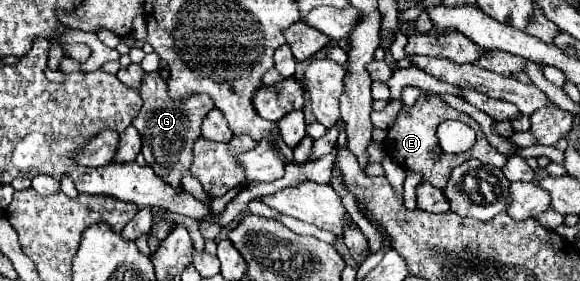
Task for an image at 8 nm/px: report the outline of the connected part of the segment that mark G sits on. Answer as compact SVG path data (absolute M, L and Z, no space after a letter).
M159 71L145 73L139 95L143 99L143 107L133 121L133 127L137 127L143 141L141 153L147 165L161 179L165 179L173 187L181 187L181 177L193 161L193 143L201 137L201 121L205 119L205 113L209 113L215 105L211 97L203 93L191 93L181 101L173 101L167 93L167 81L161 77Z

